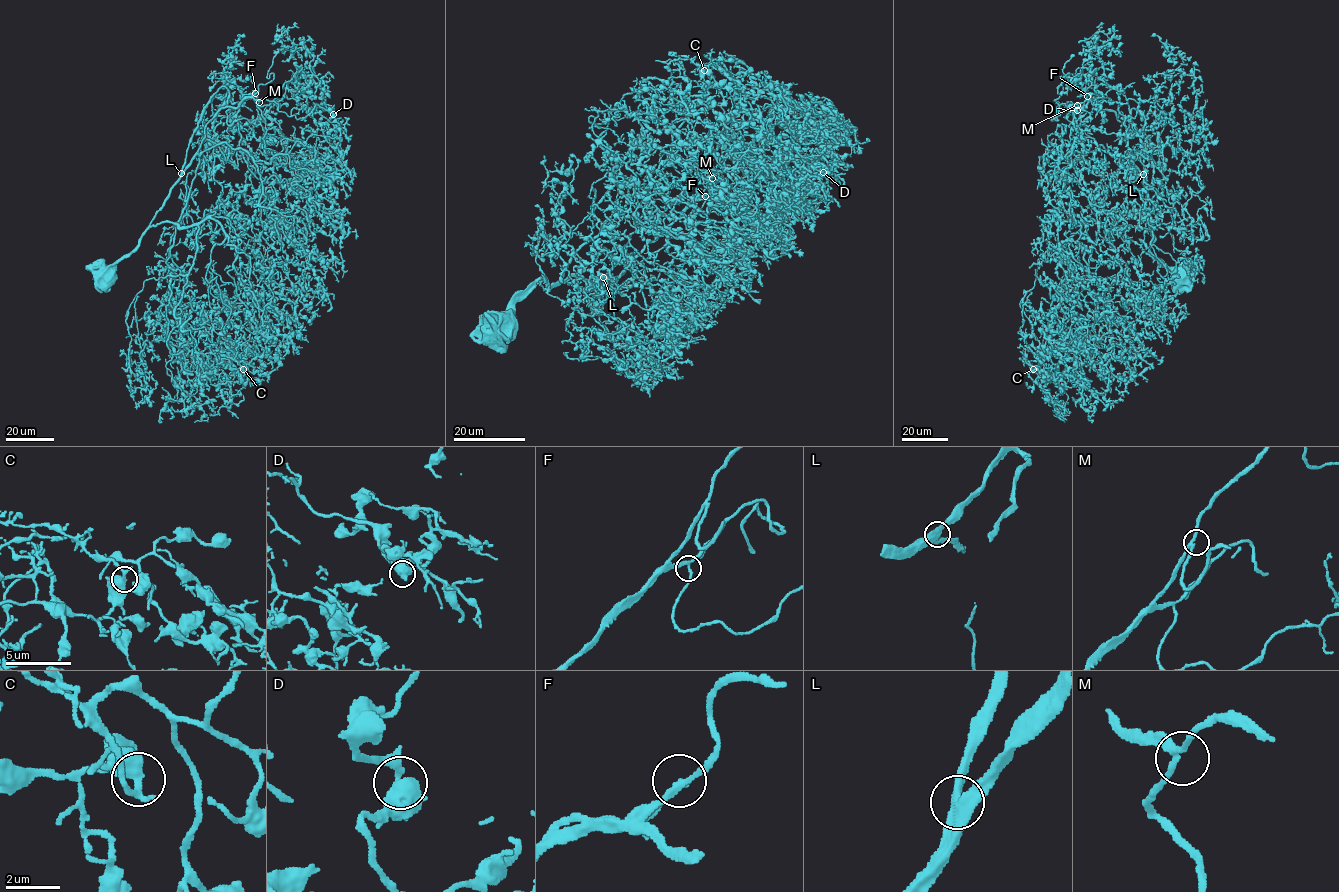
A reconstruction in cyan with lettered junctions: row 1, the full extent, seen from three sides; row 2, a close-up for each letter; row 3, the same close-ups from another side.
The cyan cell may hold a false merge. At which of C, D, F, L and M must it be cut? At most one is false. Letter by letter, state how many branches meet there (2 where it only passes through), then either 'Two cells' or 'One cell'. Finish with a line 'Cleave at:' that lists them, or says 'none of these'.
C: Branches: 3. One cell
D: Branches: 3. One cell
F: Branches: 3. One cell
L: Branches: 3. One cell
M: Branches: 3. One cell
Cleave at: none of these

